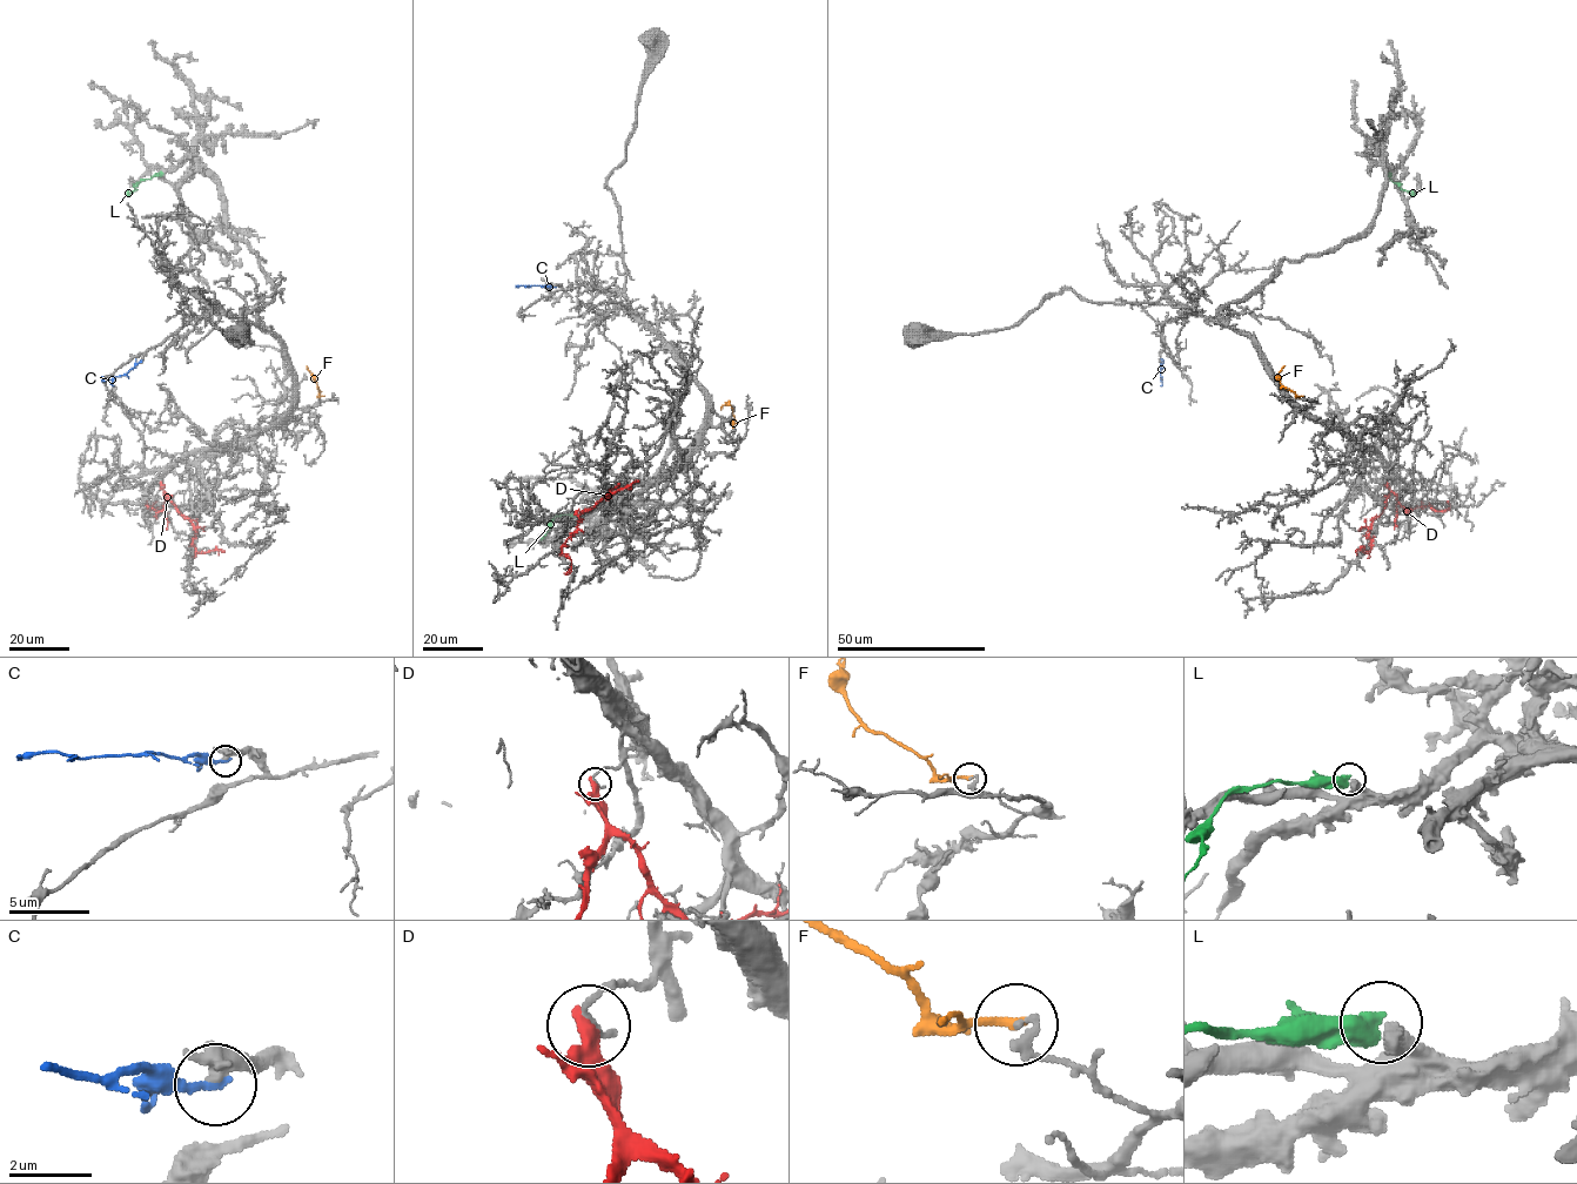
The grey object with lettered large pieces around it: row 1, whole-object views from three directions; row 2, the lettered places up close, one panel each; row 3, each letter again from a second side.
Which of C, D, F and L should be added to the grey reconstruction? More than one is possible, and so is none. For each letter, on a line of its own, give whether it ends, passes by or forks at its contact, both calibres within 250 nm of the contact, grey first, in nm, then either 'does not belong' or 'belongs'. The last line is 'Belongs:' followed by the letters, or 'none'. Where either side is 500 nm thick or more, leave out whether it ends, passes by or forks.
C: 600 nm thick on the grey side, 200 nm on the other; does not belong
D: 170 nm thick on the grey side, 600 nm on the other; does not belong
F: it ends there; 240 nm thick on the grey side, 220 nm on the other; does not belong
L: 600 nm thick on the grey side, 600 nm on the other; does not belong
Belongs: none

